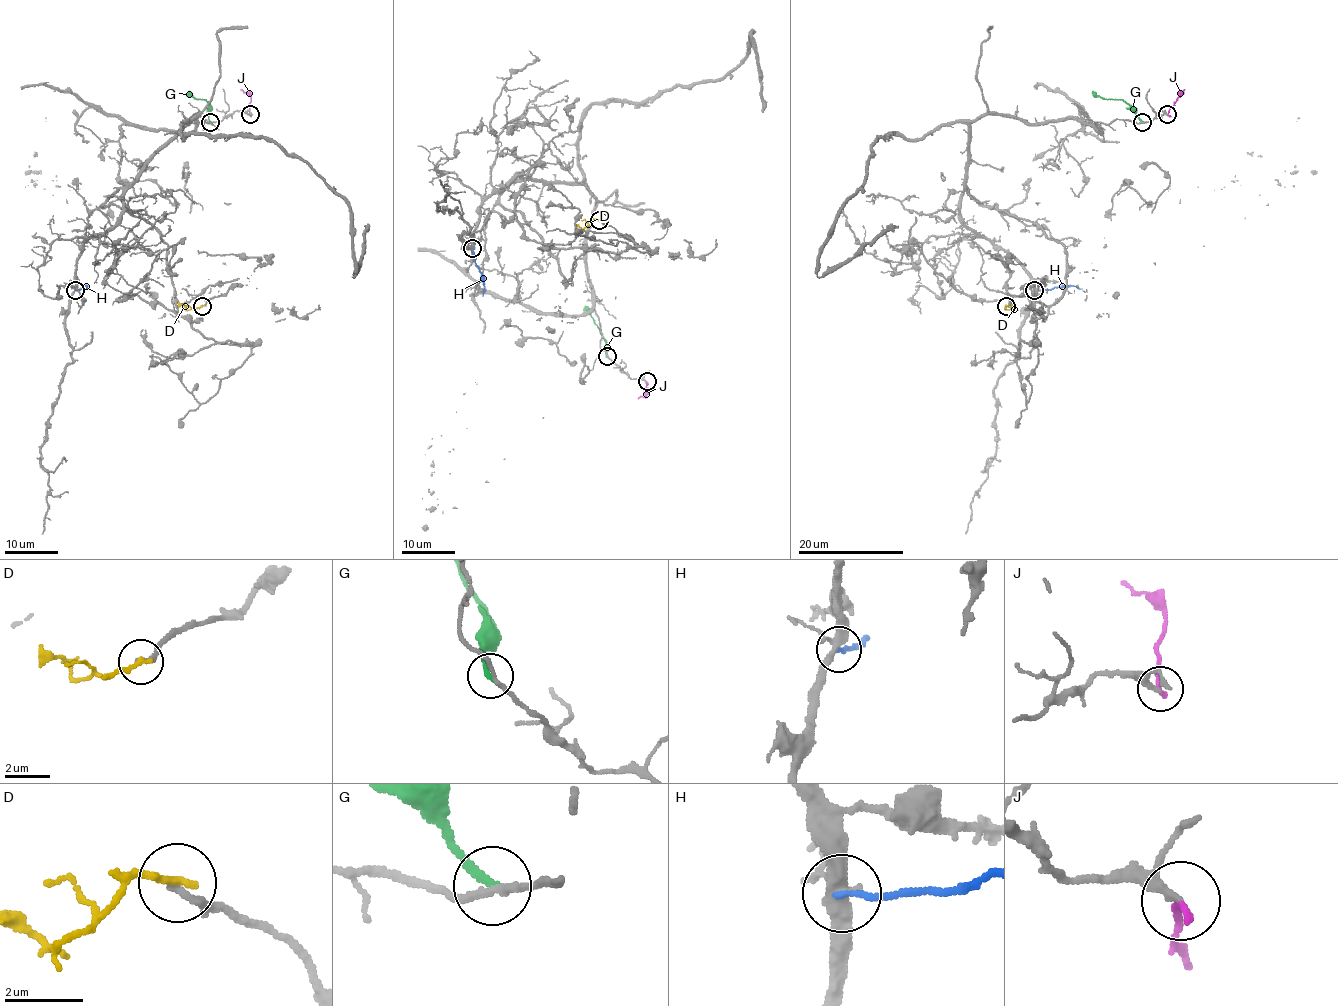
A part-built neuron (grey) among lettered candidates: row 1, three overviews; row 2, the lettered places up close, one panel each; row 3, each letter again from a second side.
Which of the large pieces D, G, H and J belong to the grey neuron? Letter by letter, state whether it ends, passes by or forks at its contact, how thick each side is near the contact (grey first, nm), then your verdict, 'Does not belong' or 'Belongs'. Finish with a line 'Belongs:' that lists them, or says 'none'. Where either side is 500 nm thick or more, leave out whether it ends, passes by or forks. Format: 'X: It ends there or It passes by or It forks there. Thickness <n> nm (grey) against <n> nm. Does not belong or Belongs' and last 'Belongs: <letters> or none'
D: It ends there. Thickness 190 nm (grey) against 200 nm. Does not belong
G: It ends there. Thickness 180 nm (grey) against 200 nm. Does not belong
H: It ends there. Thickness 320 nm (grey) against 150 nm. Does not belong
J: It ends there. Thickness 190 nm (grey) against 200 nm. Belongs
Belongs: J

